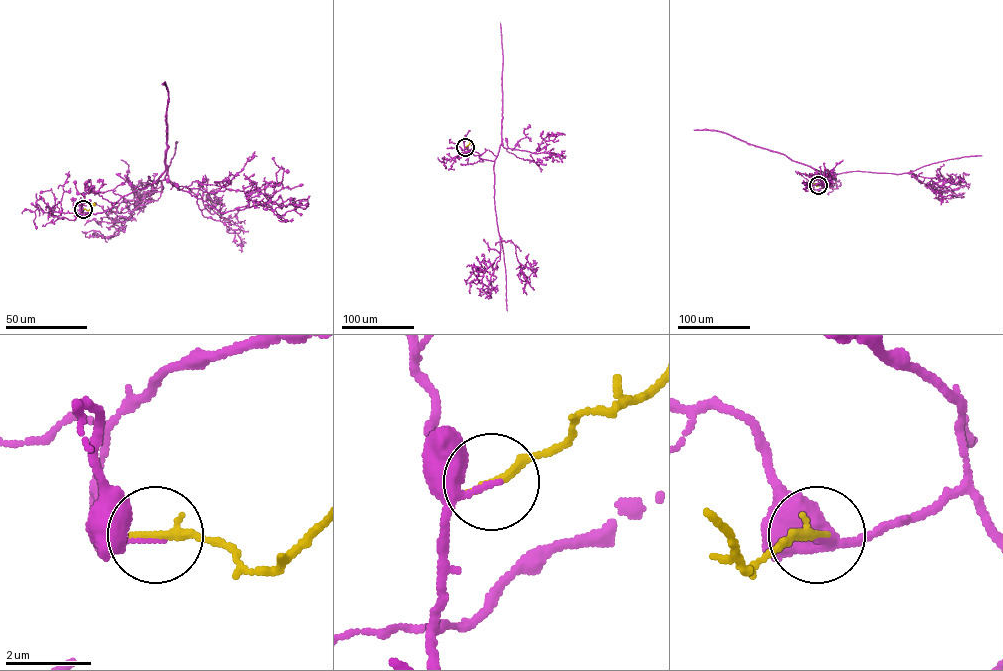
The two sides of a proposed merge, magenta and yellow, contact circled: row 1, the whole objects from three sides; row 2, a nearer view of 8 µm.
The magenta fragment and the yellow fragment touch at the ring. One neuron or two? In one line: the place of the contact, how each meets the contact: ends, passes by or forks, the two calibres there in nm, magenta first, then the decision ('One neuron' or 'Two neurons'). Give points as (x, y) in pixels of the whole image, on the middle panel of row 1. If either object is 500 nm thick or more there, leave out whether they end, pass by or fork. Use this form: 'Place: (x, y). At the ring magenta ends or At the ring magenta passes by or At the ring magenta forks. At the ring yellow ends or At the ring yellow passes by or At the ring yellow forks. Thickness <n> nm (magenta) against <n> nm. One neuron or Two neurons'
Place: (465, 147). At the ring magenta ends. At the ring yellow ends. Thickness 160 nm (magenta) against 240 nm. One neuron

